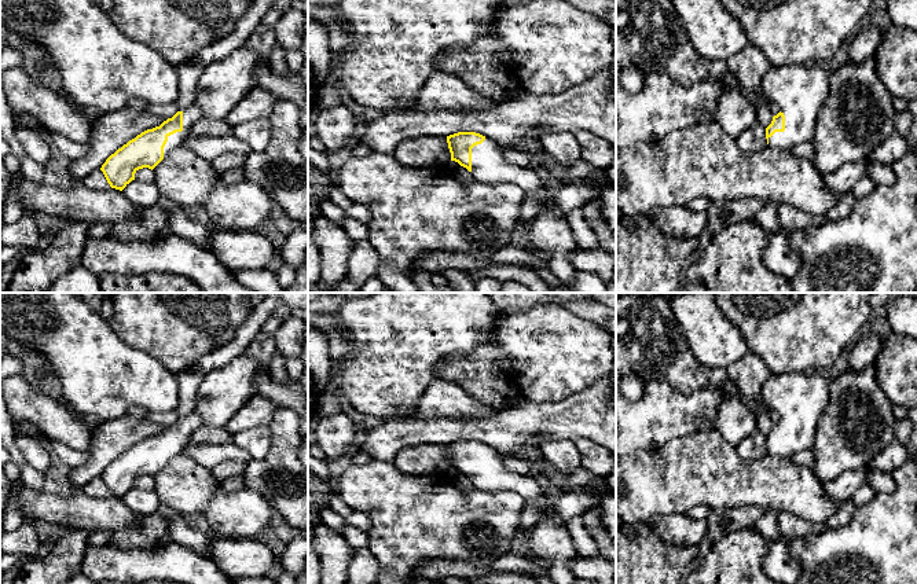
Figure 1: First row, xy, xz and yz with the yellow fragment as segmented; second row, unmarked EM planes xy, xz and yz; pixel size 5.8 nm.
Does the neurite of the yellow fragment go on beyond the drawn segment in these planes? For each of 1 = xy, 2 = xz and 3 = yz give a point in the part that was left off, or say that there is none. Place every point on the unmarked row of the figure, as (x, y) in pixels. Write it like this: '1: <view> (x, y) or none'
1: xy (191, 422)
2: xz (488, 472)
3: yz (799, 399)

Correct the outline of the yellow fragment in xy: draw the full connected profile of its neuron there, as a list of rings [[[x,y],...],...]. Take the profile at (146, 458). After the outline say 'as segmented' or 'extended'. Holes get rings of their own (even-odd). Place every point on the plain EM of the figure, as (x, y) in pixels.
[[[192,411],[184,419],[177,419],[159,434],[147,437],[129,448],[102,473],[111,496],[122,499],[139,477],[154,477],[170,459],[184,452],[195,430],[203,426],[201,416]]]; extended

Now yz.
[[[818,371],[814,374],[770,372],[760,397],[763,408],[774,409],[780,420],[766,436],[767,455],[792,459],[797,452],[811,448],[829,394],[829,381]]]; extended

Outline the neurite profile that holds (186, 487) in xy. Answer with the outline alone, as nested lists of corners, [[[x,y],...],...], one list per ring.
[[[186,452],[170,459],[153,481],[161,504],[183,517],[205,514],[220,485],[212,470],[201,466]]]

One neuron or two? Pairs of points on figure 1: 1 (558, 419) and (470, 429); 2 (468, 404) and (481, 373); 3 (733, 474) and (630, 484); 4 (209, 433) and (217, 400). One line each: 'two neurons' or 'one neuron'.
1: one neuron
2: two neurons
3: one neuron
4: two neurons

